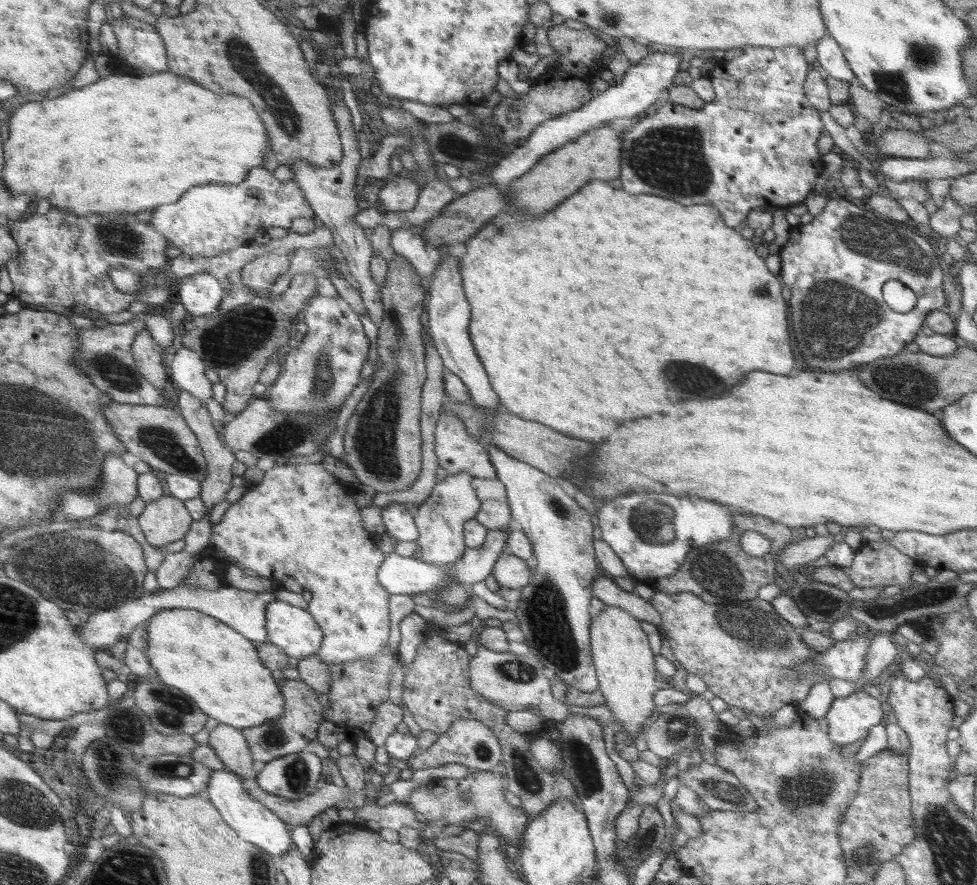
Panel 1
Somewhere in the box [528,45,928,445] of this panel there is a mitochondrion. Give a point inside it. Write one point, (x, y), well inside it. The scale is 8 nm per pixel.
(835, 319)

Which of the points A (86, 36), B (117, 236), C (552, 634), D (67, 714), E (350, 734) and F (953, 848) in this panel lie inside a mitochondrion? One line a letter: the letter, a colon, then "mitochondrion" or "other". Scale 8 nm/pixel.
A: other
B: mitochondrion
C: mitochondrion
D: other
E: other
F: mitochondrion

